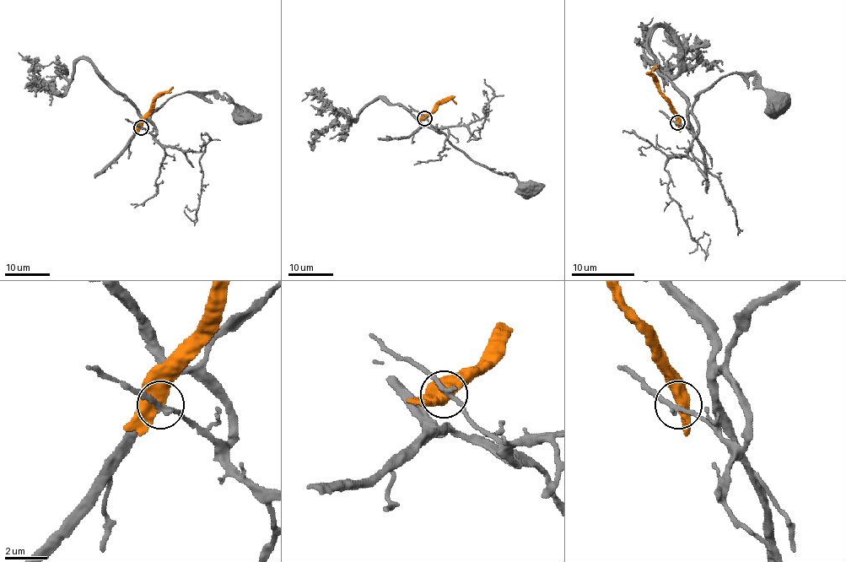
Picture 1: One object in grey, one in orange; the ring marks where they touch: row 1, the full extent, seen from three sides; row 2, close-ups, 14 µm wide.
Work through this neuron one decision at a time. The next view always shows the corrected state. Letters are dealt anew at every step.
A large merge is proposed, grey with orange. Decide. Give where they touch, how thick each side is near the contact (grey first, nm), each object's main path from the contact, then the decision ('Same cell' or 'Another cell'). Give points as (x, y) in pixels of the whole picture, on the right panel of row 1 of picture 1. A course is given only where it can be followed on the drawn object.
Place: (677, 122). Thickness 220 nm (grey) against 550 nm. Course of grey: (677, 122), (695, 133), (698, 121), (692, 105), (730, 73), (758, 75), (777, 104). Course of orange: (677, 122), (677, 113), (651, 72), (657, 66). Another cell

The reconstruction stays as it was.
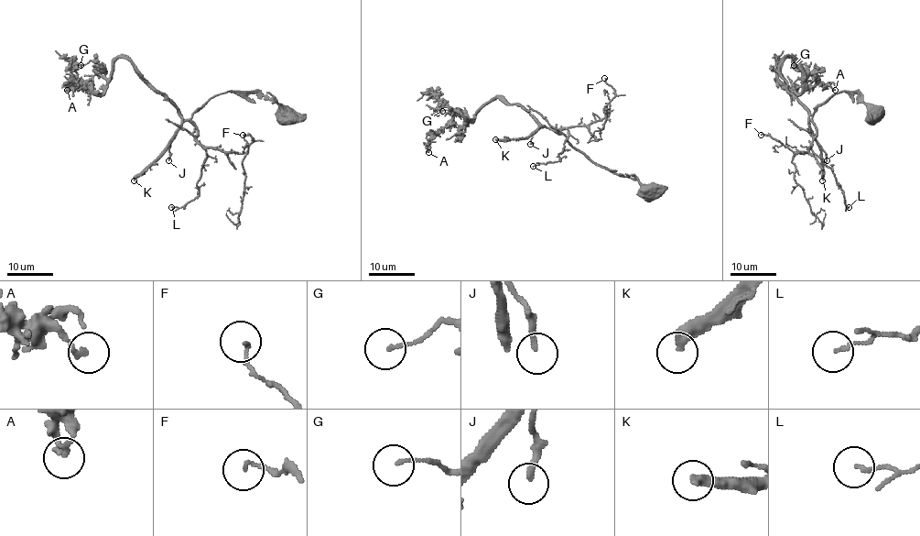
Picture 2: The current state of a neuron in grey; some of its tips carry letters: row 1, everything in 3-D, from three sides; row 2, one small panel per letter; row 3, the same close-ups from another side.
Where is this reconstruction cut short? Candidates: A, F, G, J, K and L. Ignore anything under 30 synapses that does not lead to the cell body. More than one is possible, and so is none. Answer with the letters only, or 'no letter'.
K

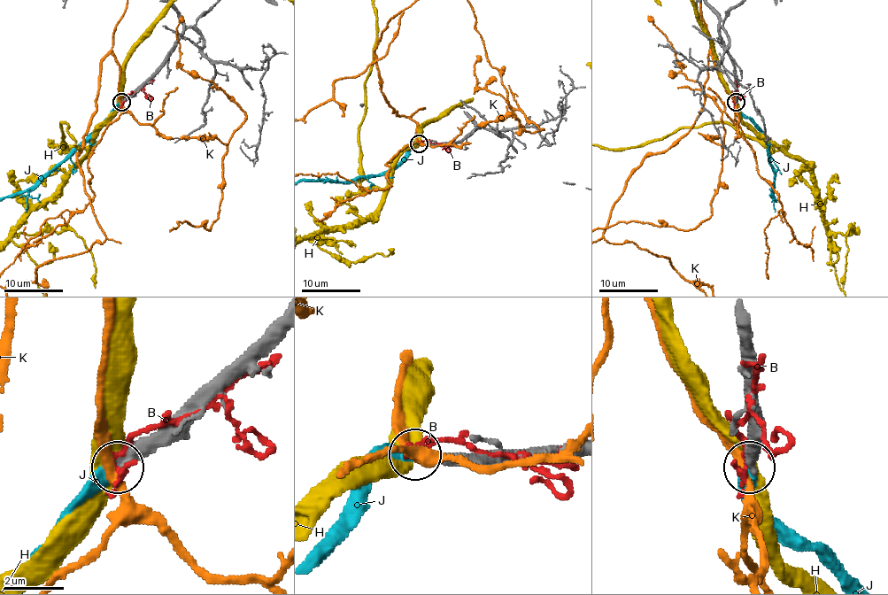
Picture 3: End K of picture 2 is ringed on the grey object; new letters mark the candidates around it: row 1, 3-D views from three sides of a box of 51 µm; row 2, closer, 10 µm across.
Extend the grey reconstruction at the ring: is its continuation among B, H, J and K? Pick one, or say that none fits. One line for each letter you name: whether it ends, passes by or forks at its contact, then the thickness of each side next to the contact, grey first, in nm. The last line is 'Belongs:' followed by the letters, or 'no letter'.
J: it ends there; 440 nm thick on the grey side, 280 nm on the other
Belongs: J

